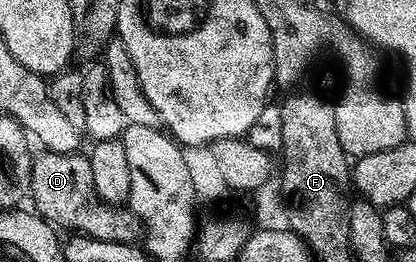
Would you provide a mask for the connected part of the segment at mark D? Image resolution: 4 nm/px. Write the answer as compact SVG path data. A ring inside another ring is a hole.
M40 151L33 159L32 164L32 186L30 188L30 199L31 202L33 200L35 206L33 206L36 215L40 216L44 220L48 220L49 223L55 225L56 227L63 227L67 228L69 232L74 232L77 234L82 234L89 237L99 238L101 241L109 241L109 242L119 242L120 244L131 244L136 243L142 239L144 235L144 224L141 219L137 215L135 215L132 211L125 206L114 206L107 203L103 203L103 201L99 198L98 194L95 191L95 182L92 181L92 173L91 173L91 166L89 159L86 155L82 153L69 153L59 154L58 152L47 152L47 151Z

